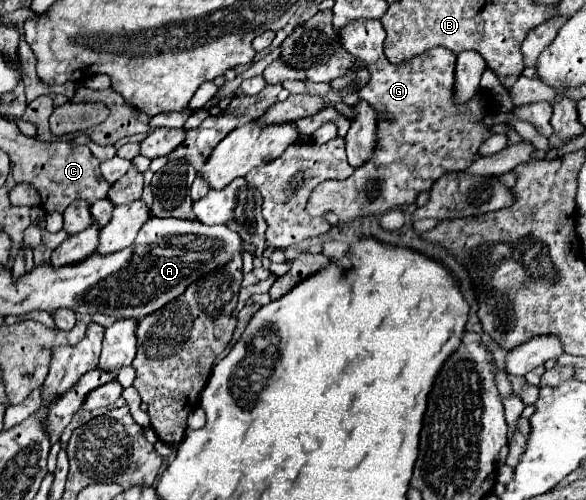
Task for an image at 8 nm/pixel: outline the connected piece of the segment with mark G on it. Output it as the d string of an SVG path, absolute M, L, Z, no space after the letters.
M362 21L362 23L350 23L350 27L346 27L346 31L342 31L342 45L360 61L364 61L368 65L368 71L372 73L372 79L368 85L362 87L362 91L358 91L358 95L368 101L378 113L382 113L384 121L378 123L378 147L374 151L372 161L368 161L366 165L358 167L354 171L354 175L346 181L334 181L334 183L320 183L308 199L306 211L310 215L324 215L326 211L332 211L340 217L340 223L352 223L358 221L362 217L374 217L374 215L382 215L394 207L400 205L410 205L416 203L418 193L422 191L430 191L430 187L434 185L434 181L438 177L442 177L446 171L462 171L466 169L474 155L478 153L478 147L492 135L490 129L486 125L480 123L480 119L488 113L492 113L488 107L480 105L480 99L484 97L482 93L478 93L472 103L466 105L456 105L452 101L454 95L454 63L456 57L450 55L450 51L442 49L442 47L434 47L430 51L424 51L416 57L412 57L410 61L402 63L402 65L392 65L390 61L386 61L384 53L382 53L382 43L384 43L384 27L380 21Z

